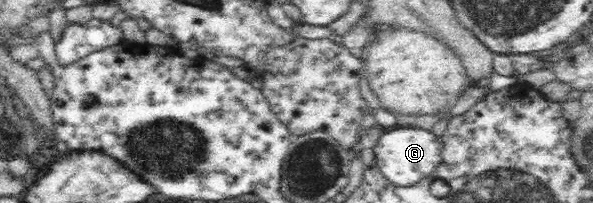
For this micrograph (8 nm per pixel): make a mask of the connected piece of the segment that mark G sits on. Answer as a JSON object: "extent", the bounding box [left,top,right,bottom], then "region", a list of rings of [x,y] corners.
{"extent":[372,126,444,186],"region":[[[405,126],[396,129],[390,128],[389,130],[382,132],[378,143],[372,147],[381,172],[383,172],[383,174],[397,186],[411,186],[417,184],[420,180],[431,176],[444,159],[444,142],[440,137],[431,132],[431,129],[425,130],[420,127]]]}

